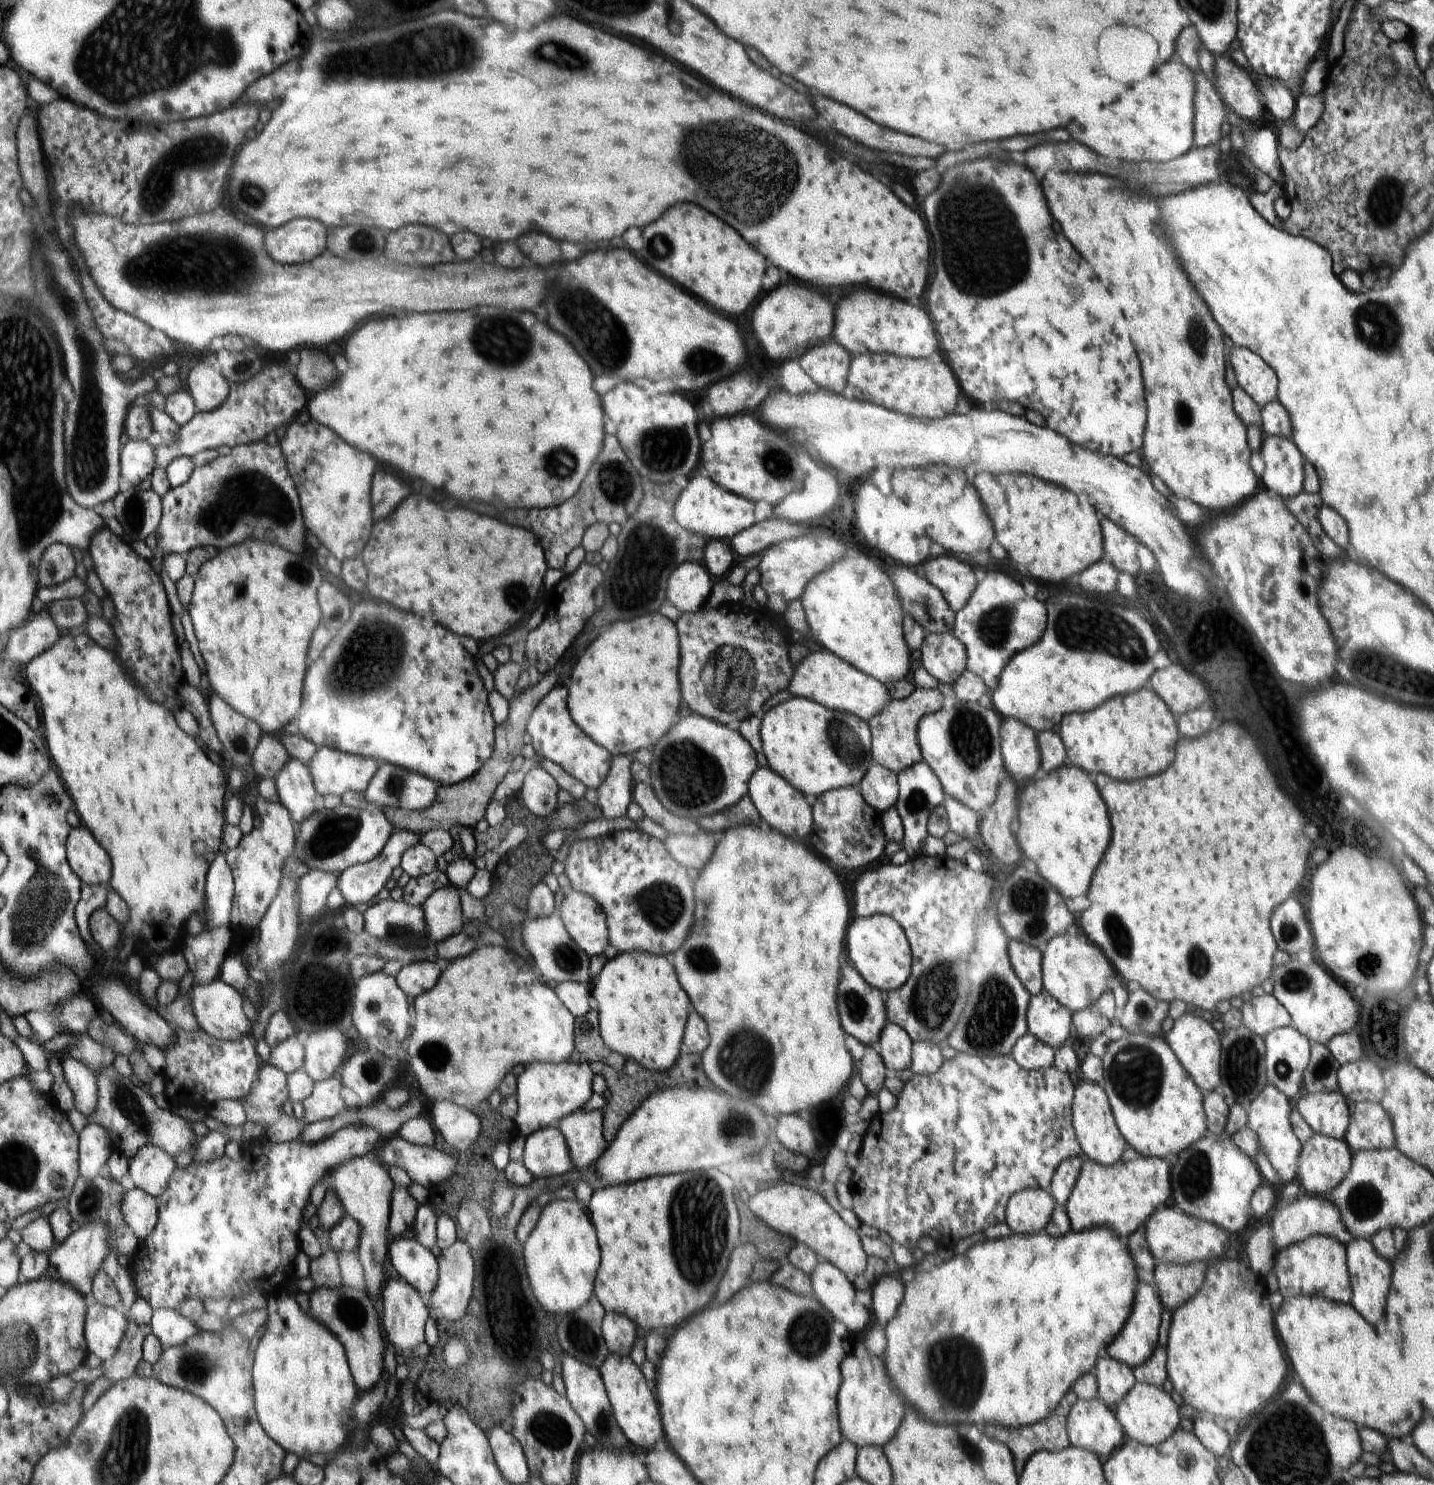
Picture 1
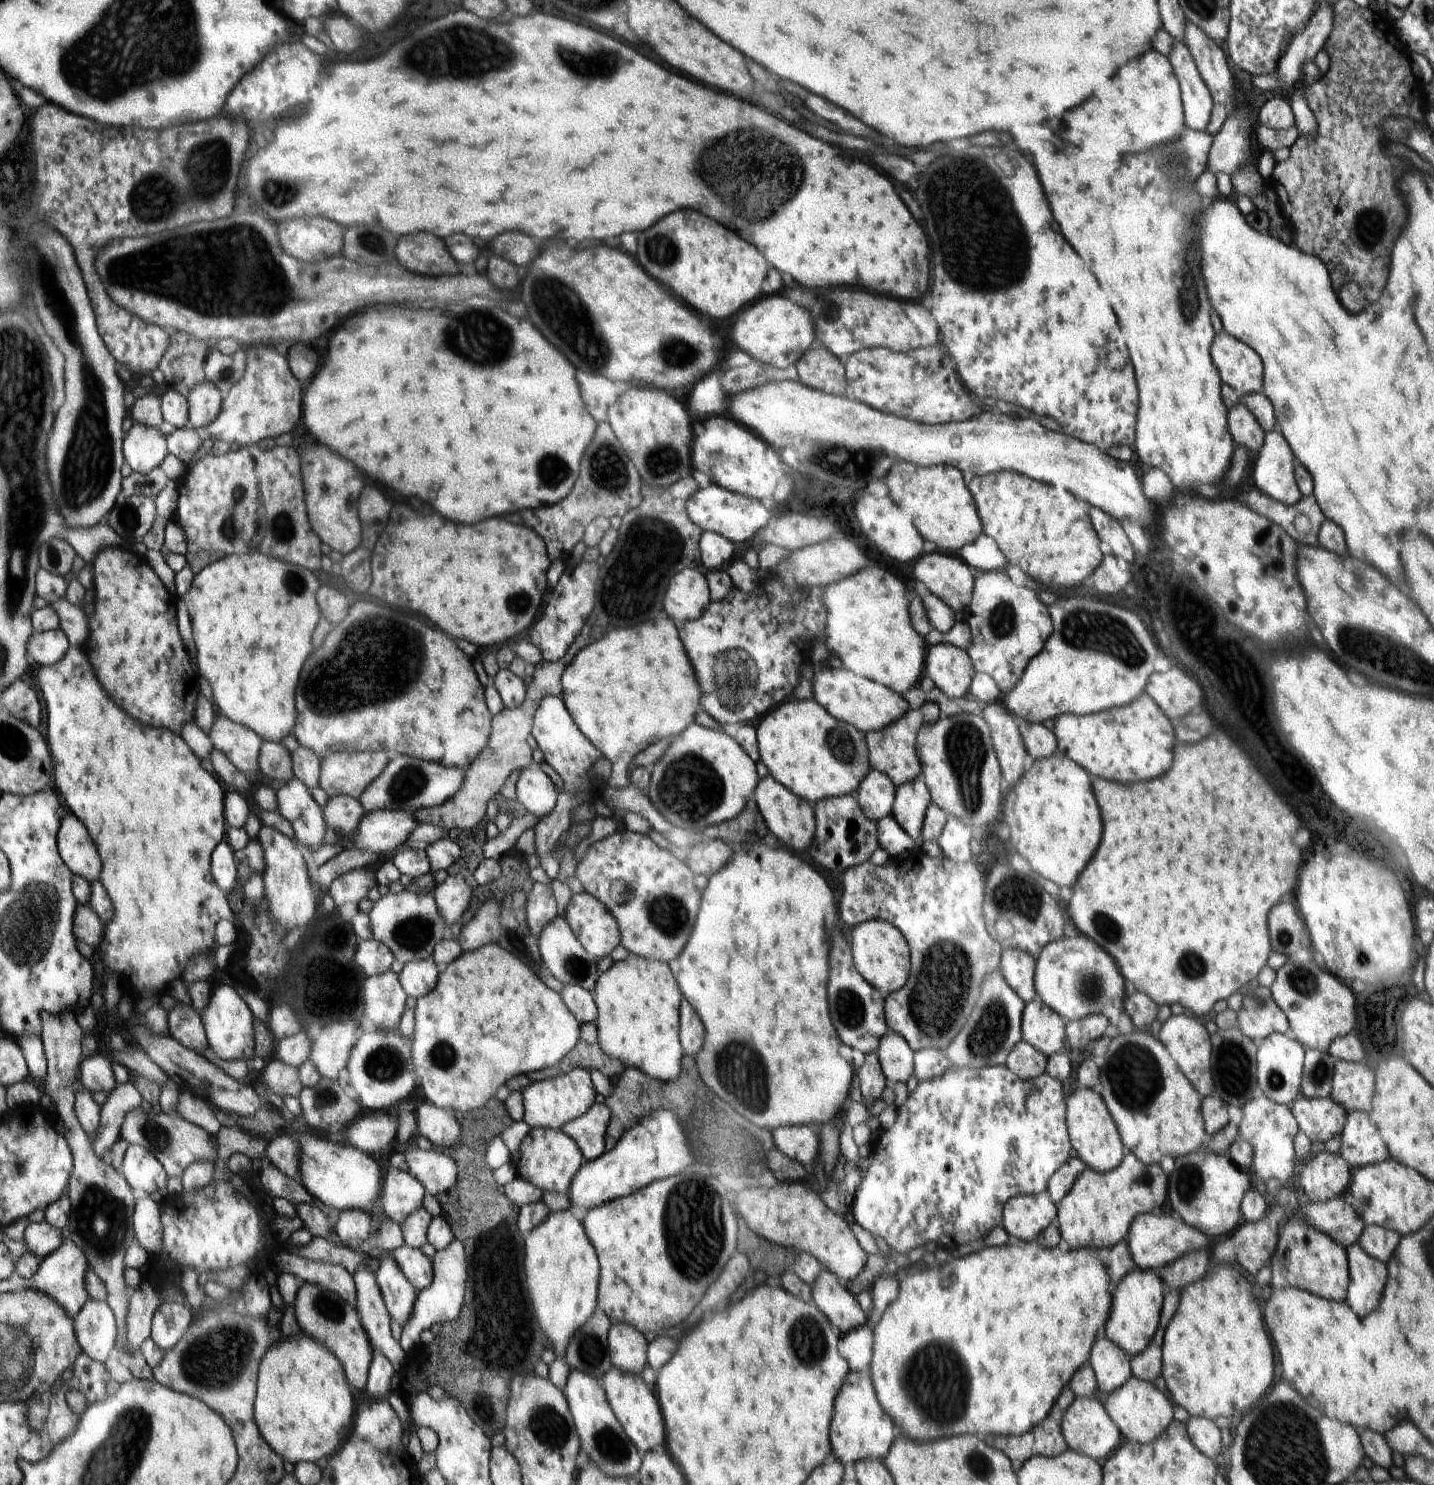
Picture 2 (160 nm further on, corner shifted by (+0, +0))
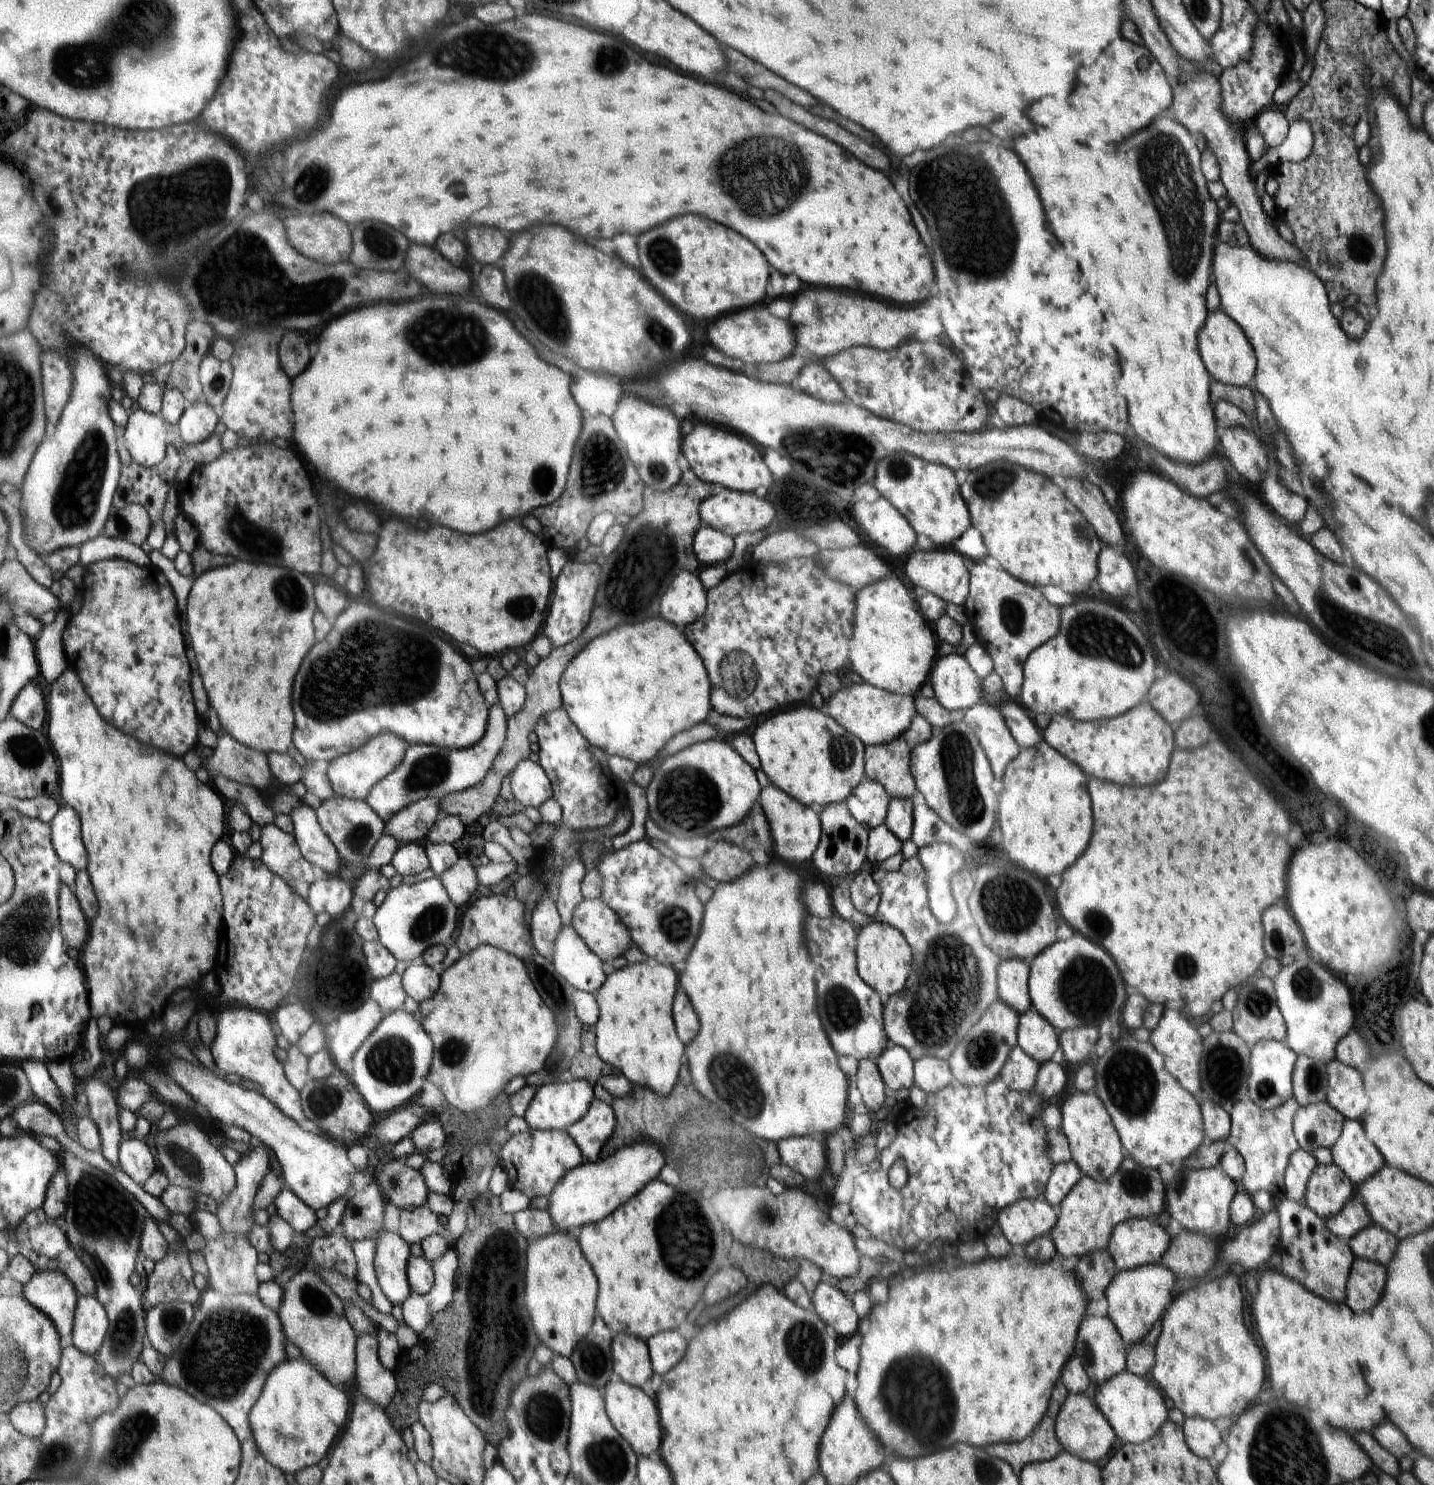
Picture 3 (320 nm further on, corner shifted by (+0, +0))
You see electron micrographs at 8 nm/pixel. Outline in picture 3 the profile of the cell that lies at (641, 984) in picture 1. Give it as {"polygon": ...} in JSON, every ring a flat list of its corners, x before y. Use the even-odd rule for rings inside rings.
{"polygon":[[649,958,646,962,628,963,624,968,615,970,605,980,601,990,595,994,599,1006,595,1032,597,1052,601,1059,616,1067,632,1085,646,1087,661,1097,670,1095,680,1078,684,1043,678,1038,674,1020,672,1020,672,1003,679,989,680,976,671,965,663,965]]}

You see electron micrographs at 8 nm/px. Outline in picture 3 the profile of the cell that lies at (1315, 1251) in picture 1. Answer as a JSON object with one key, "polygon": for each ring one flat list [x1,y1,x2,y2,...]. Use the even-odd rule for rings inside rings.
{"polygon":[[1281,1197,1277,1202,1280,1242,1277,1251,1282,1256,1278,1270,1325,1301,1344,1303,1347,1300,1347,1278,1355,1256,1347,1239,1338,1238,1304,1202]]}

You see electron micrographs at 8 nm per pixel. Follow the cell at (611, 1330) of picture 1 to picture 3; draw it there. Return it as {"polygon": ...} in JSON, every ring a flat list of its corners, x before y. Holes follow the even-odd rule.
{"polygon":[[616,1333,611,1340,615,1377,641,1389,652,1378,652,1357,648,1354,646,1343,628,1333]]}

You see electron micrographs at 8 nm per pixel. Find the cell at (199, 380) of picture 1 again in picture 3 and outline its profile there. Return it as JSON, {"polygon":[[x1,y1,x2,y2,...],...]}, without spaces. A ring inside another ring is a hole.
{"polygon":[[200,399,197,403,187,405,175,428,179,428,184,445,195,445,214,434,219,419,206,400]]}

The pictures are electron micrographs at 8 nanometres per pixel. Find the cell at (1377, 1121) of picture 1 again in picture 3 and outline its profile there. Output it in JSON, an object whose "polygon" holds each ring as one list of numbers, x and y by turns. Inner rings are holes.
{"polygon":[[1345,1119,1341,1135,1331,1148,1331,1153,1333,1162,1355,1186,1362,1184,1385,1165,1380,1151,1366,1138,1362,1123,1352,1119]]}

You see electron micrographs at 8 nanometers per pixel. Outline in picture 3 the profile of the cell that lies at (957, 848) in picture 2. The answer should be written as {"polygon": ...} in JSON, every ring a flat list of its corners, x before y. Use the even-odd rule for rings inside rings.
{"polygon":[[934,843,918,849,917,859,925,869,929,907,933,915,944,924,957,915,957,902,953,897,950,879,955,872,970,865,974,858,967,858,948,843]]}

